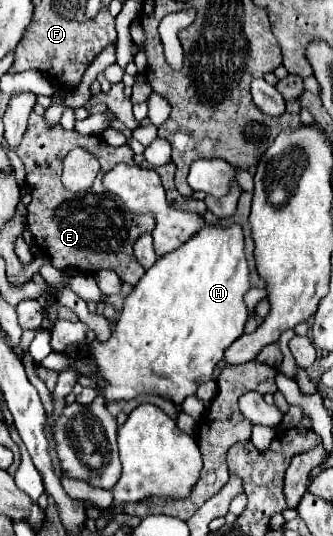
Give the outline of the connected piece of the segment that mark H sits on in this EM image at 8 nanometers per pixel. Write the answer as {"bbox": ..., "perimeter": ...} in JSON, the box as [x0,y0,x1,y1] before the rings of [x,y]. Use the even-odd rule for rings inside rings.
{"bbox":[78,225,251,405],"perimeter":[[[205,225],[189,241],[185,241],[185,245],[167,253],[163,259],[157,259],[155,265],[145,271],[133,293],[125,299],[123,311],[117,319],[117,329],[111,339],[107,343],[91,343],[91,351],[97,363],[97,377],[91,379],[82,375],[78,383],[83,387],[105,387],[105,399],[109,401],[129,401],[139,393],[155,393],[181,405],[185,397],[195,395],[201,383],[211,379],[211,373],[223,357],[225,349],[241,337],[249,313],[243,295],[249,289],[251,279],[249,263],[245,259],[245,241],[241,225]]]}

